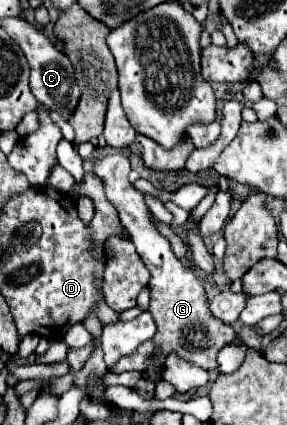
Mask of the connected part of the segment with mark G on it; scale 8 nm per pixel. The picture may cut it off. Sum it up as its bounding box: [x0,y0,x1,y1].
[91,154,235,374]

